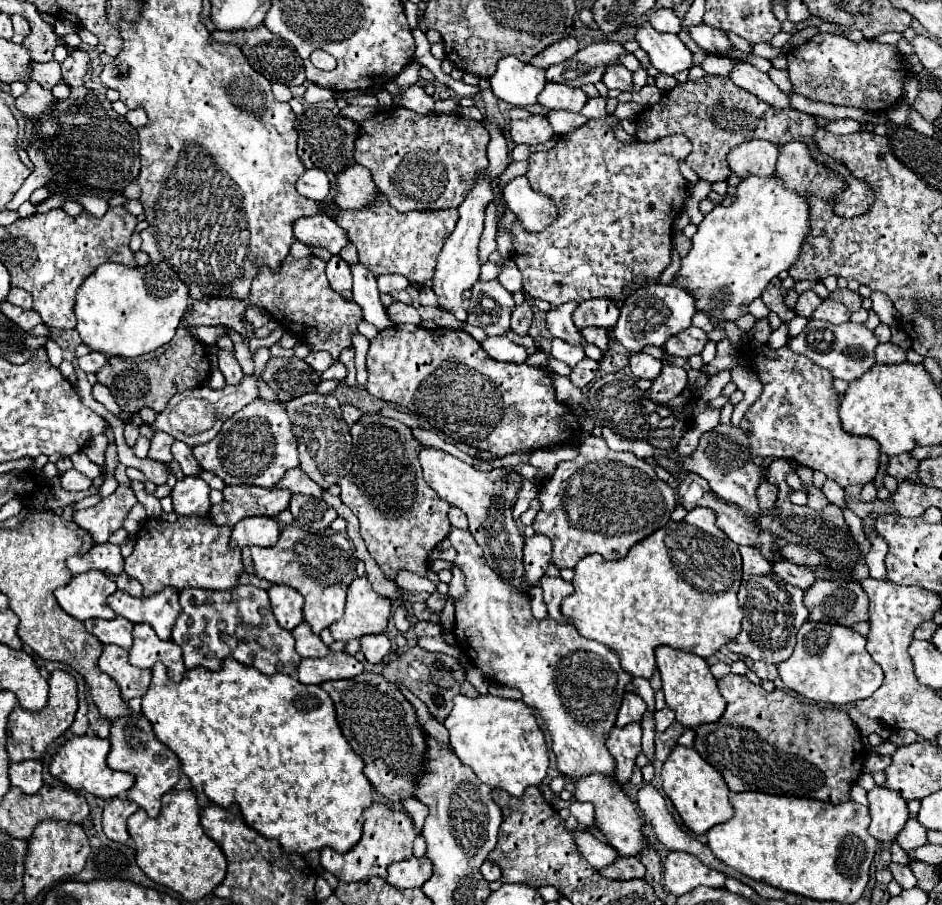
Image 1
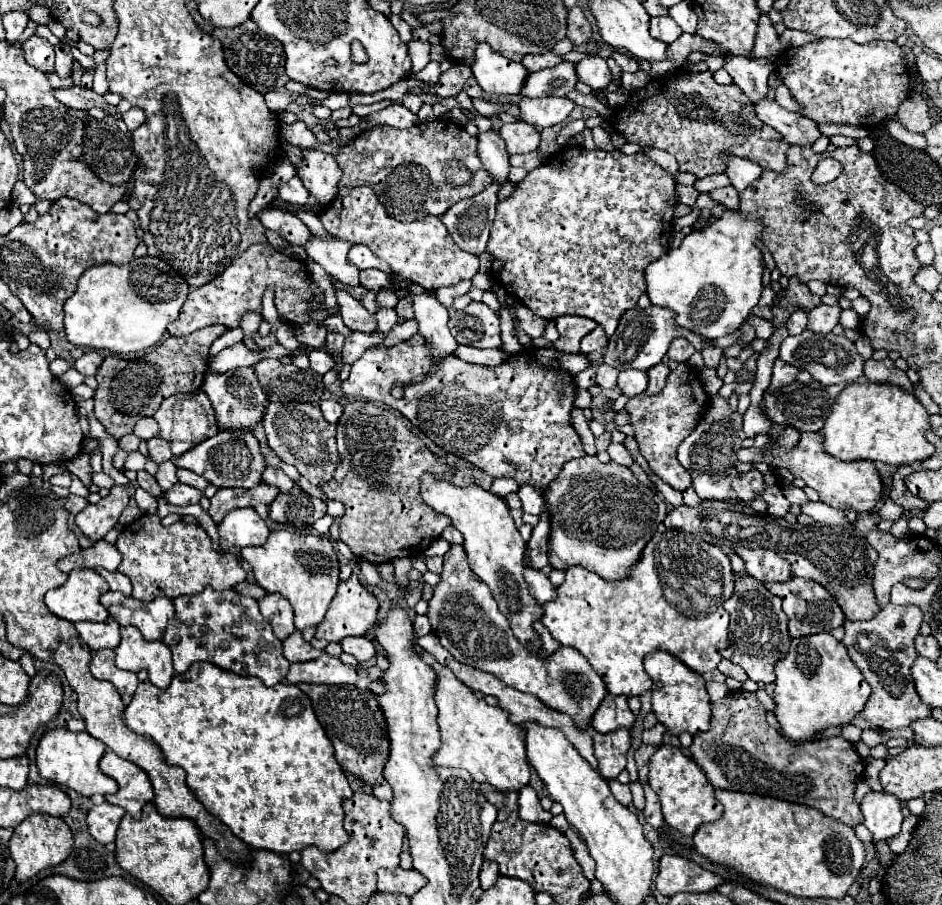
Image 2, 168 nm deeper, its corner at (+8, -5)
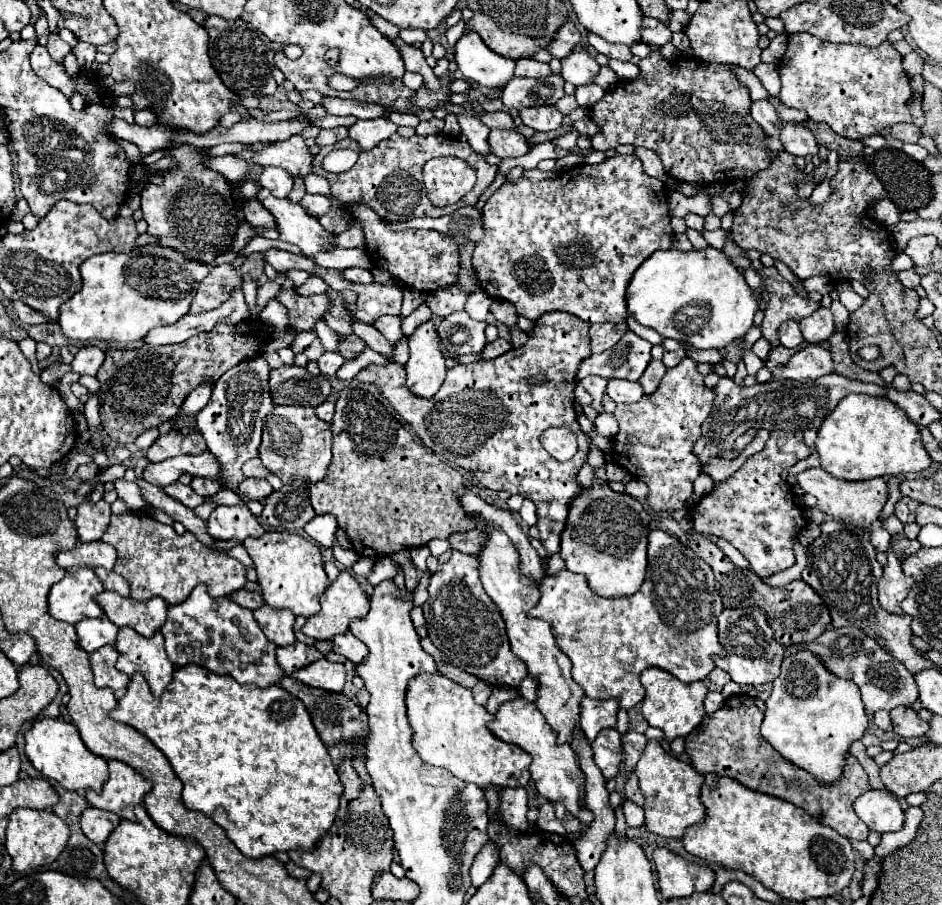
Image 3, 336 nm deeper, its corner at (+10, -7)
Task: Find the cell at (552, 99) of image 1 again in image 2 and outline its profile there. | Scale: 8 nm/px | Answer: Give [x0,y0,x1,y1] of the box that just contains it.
[518,98,574,128]

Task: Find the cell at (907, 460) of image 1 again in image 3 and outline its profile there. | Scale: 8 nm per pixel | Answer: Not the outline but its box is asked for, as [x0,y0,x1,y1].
[894,496,918,524]

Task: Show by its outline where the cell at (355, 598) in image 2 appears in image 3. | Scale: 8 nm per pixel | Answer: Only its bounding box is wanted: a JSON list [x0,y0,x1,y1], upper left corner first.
[302,570,370,640]

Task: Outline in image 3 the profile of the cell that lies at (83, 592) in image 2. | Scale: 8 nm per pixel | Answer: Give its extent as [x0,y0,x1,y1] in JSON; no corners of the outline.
[48,568,104,624]

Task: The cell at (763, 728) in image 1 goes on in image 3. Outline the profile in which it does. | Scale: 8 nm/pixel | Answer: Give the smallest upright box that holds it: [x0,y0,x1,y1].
[686,694,870,840]

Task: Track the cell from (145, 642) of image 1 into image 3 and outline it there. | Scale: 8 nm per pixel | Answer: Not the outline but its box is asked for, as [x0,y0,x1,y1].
[116,628,174,698]

